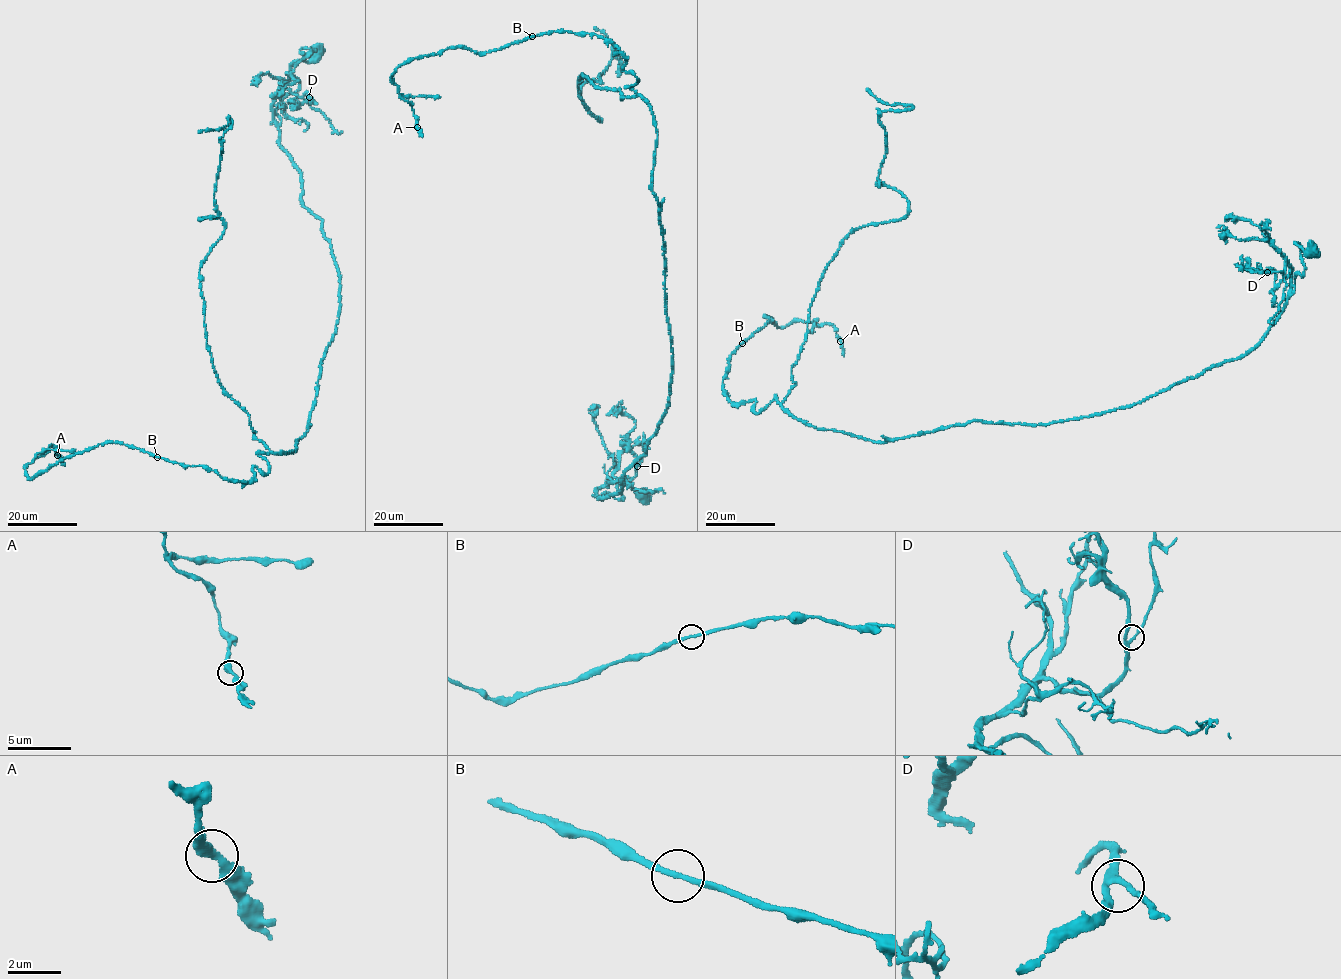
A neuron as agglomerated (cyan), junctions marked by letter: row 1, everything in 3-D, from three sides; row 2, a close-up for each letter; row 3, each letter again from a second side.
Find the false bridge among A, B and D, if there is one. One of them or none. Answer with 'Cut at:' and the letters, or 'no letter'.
Cut at: no letter

